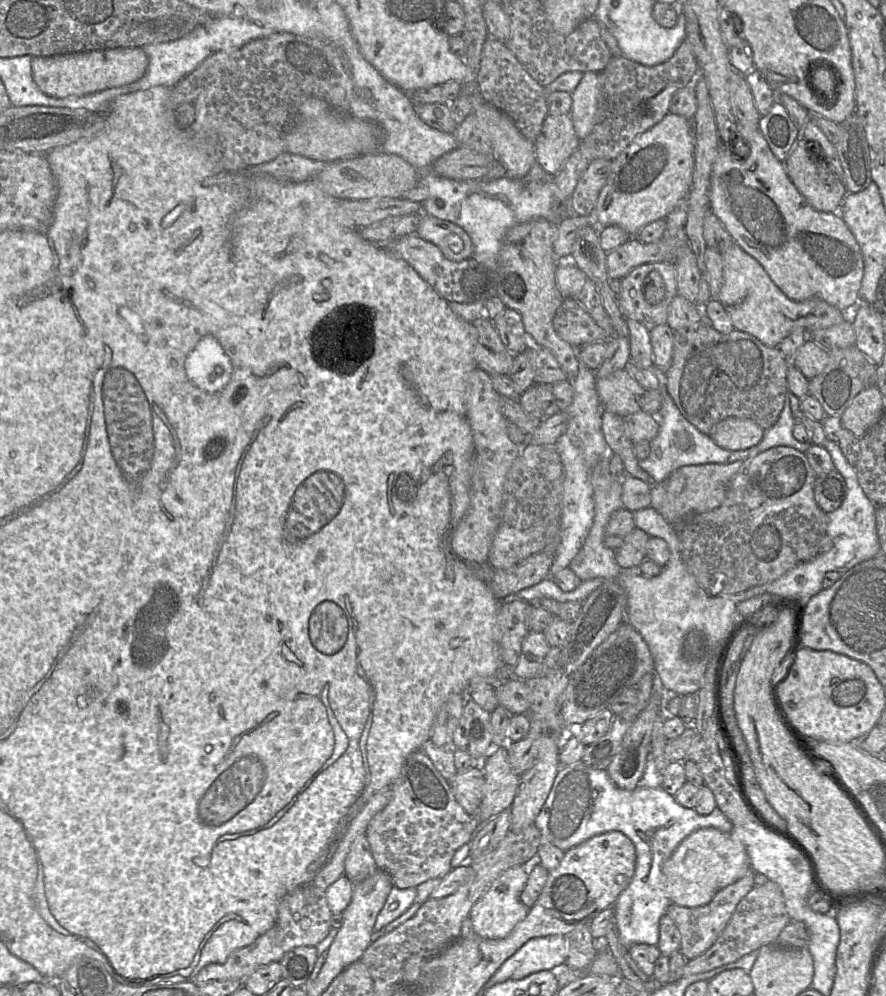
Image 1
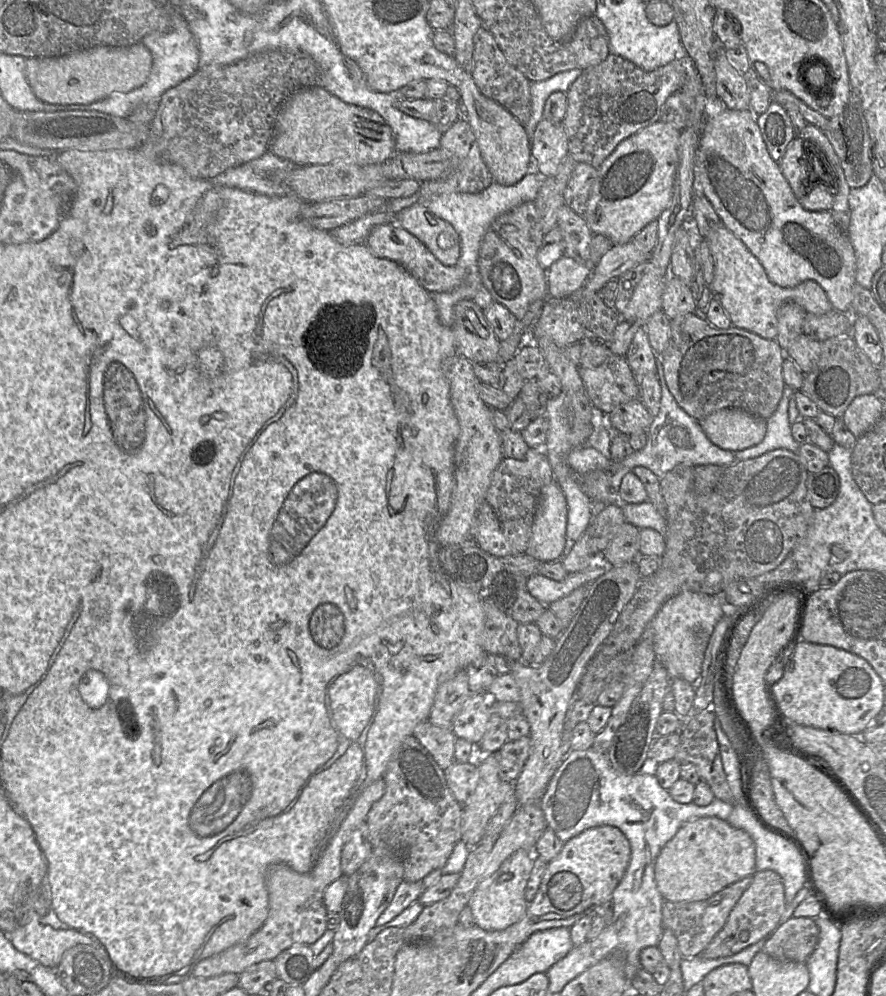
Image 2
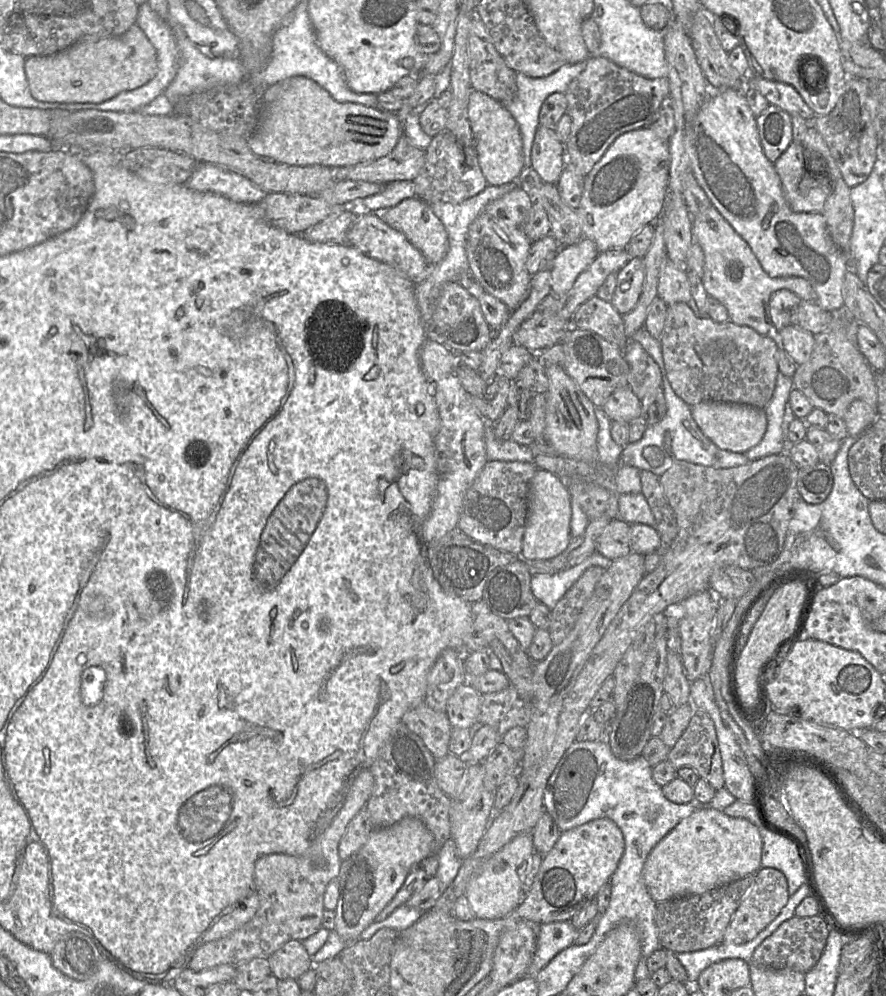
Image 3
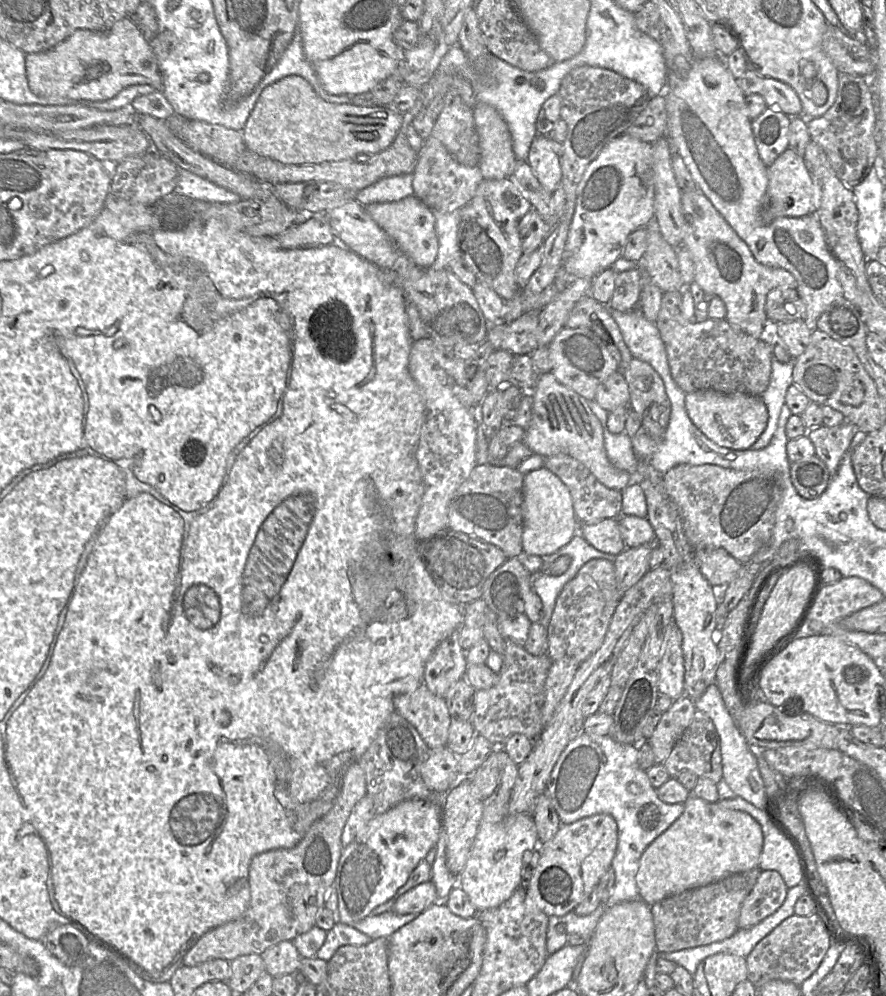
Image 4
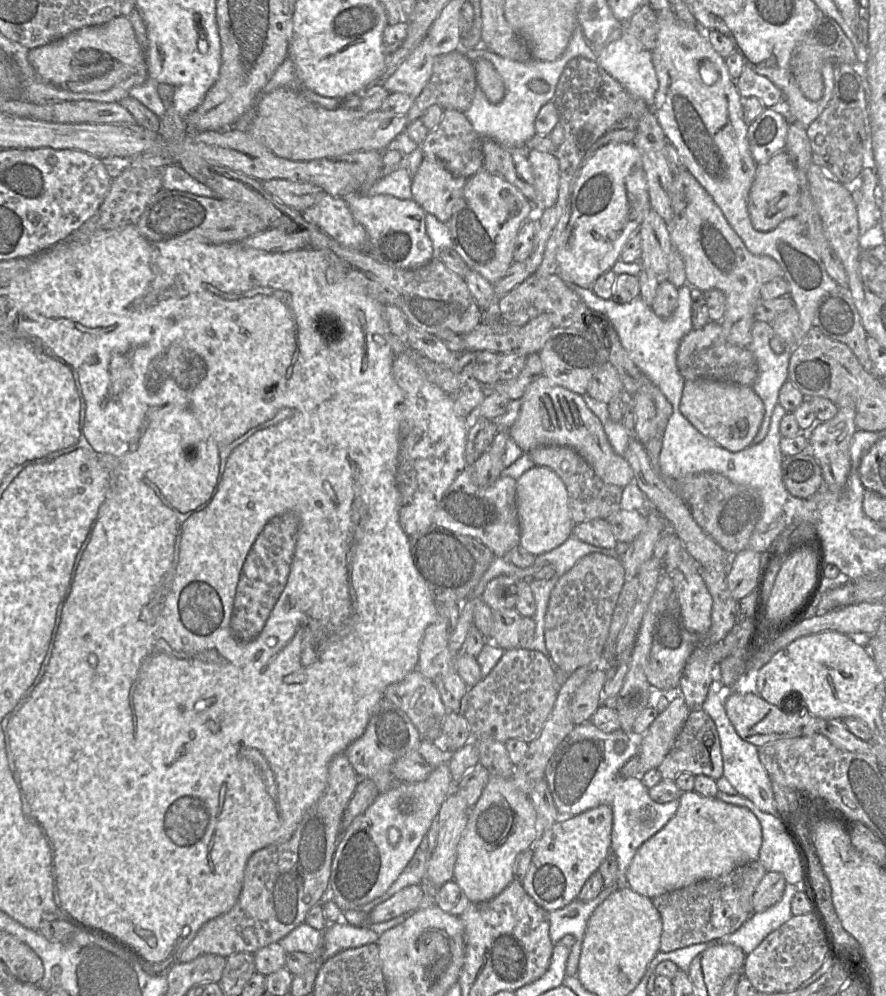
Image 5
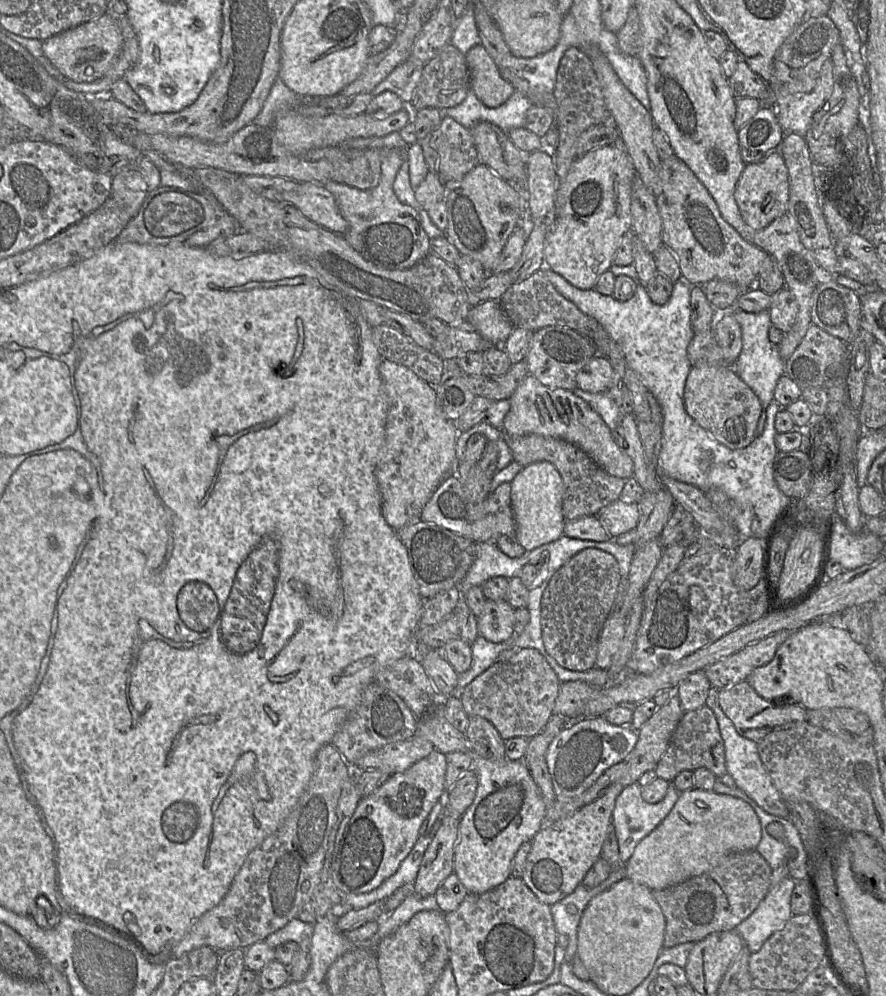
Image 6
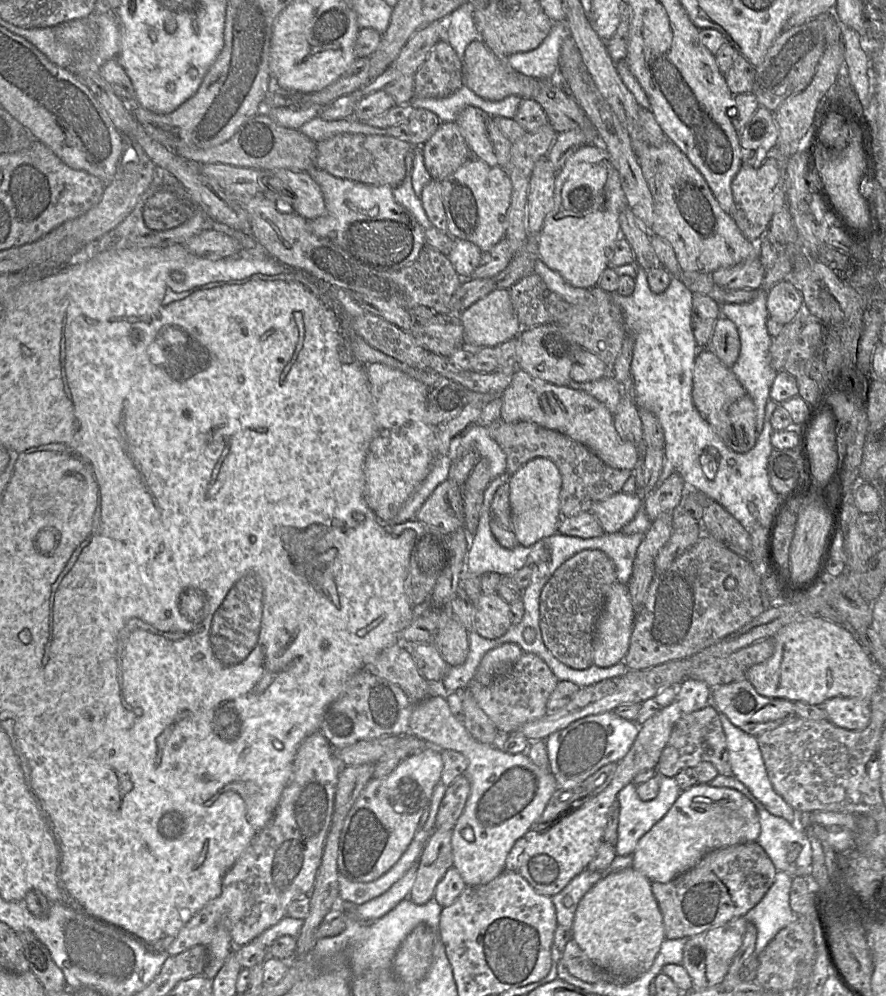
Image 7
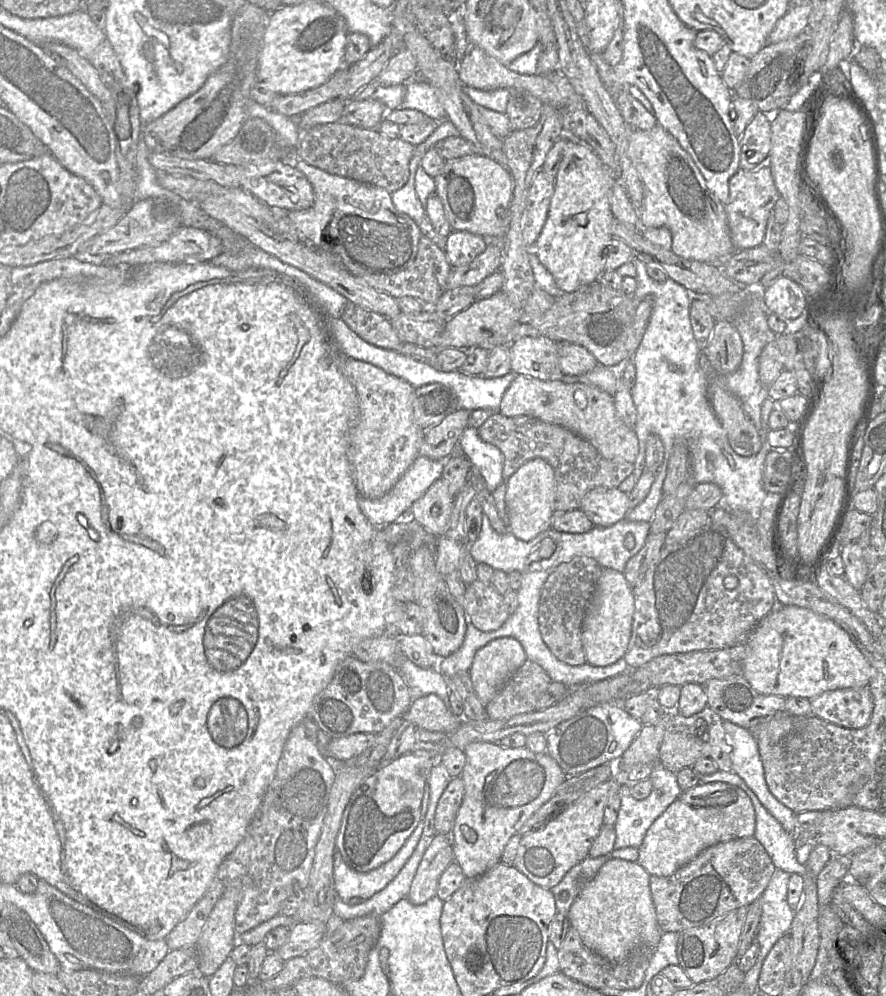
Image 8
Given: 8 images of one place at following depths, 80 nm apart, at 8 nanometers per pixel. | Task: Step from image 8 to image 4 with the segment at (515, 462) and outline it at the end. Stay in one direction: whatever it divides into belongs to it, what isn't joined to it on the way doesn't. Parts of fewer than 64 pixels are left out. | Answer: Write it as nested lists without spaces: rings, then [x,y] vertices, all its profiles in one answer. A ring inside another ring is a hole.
[[[566,454],[543,458],[543,465],[558,476],[567,486],[572,498],[573,510],[577,520],[582,523],[595,523],[602,519],[617,518],[621,515],[621,491],[608,488],[600,483],[580,461]]]

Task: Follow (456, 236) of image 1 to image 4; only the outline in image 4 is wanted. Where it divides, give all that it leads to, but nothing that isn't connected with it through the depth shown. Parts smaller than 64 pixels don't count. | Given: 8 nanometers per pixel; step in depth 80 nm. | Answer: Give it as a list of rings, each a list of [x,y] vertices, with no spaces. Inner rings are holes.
[[[411,195],[396,202],[374,203],[364,208],[394,245],[417,267],[428,268],[433,264],[438,252],[435,217],[421,200]]]

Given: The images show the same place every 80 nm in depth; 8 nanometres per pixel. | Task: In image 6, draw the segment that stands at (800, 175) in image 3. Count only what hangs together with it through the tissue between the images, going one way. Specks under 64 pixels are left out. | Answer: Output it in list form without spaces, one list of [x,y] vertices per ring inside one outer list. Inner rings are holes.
[[[773,151],[760,162],[745,164],[736,185],[734,197],[743,221],[755,231],[764,229],[773,220],[787,213],[789,180],[781,153]]]

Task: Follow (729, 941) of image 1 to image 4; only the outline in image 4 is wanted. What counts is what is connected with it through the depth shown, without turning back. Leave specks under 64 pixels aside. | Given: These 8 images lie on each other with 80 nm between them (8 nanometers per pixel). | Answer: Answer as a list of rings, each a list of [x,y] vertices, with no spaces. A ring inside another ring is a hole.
[[[761,871],[741,906],[738,928],[749,929],[777,911],[784,903],[788,889],[779,872]]]

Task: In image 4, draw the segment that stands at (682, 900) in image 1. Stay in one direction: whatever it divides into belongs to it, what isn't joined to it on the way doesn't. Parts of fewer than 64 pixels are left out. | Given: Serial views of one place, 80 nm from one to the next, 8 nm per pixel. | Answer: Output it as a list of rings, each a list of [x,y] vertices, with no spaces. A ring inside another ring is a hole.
[[[693,793],[684,805],[682,815],[645,849],[640,858],[636,883],[641,899],[650,906],[668,896],[706,886],[759,866],[764,837],[760,824],[750,814],[724,809],[718,802],[708,802]]]

